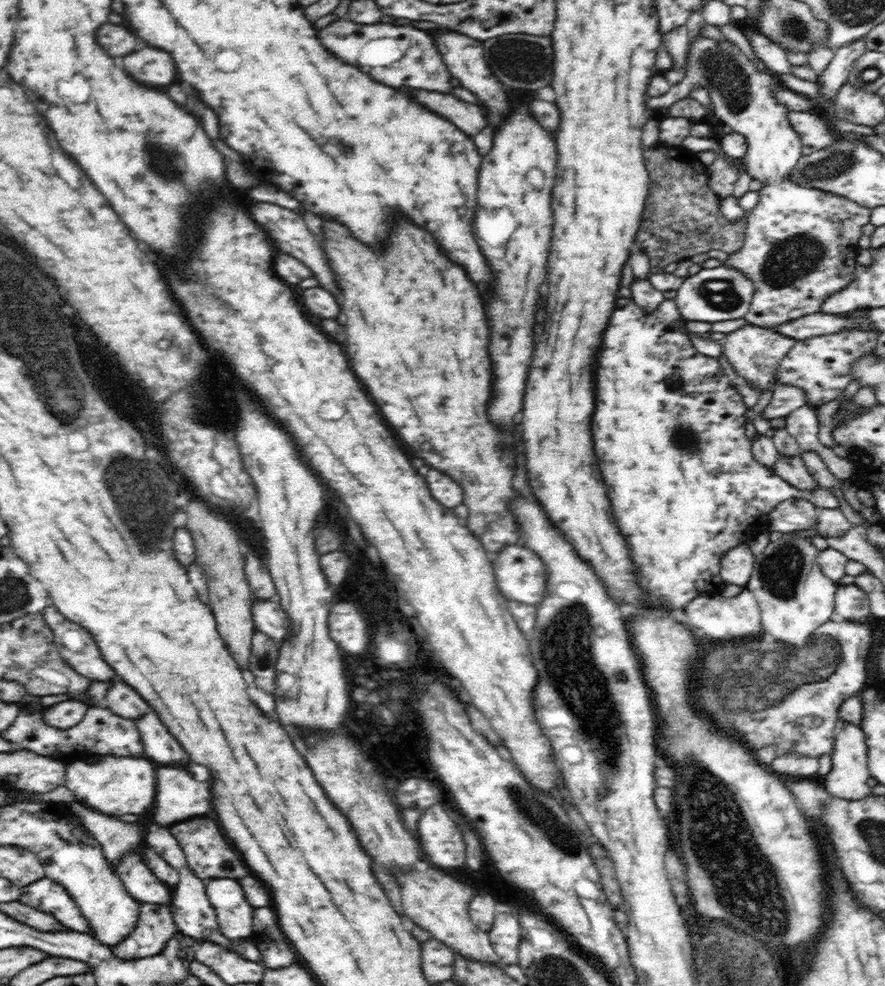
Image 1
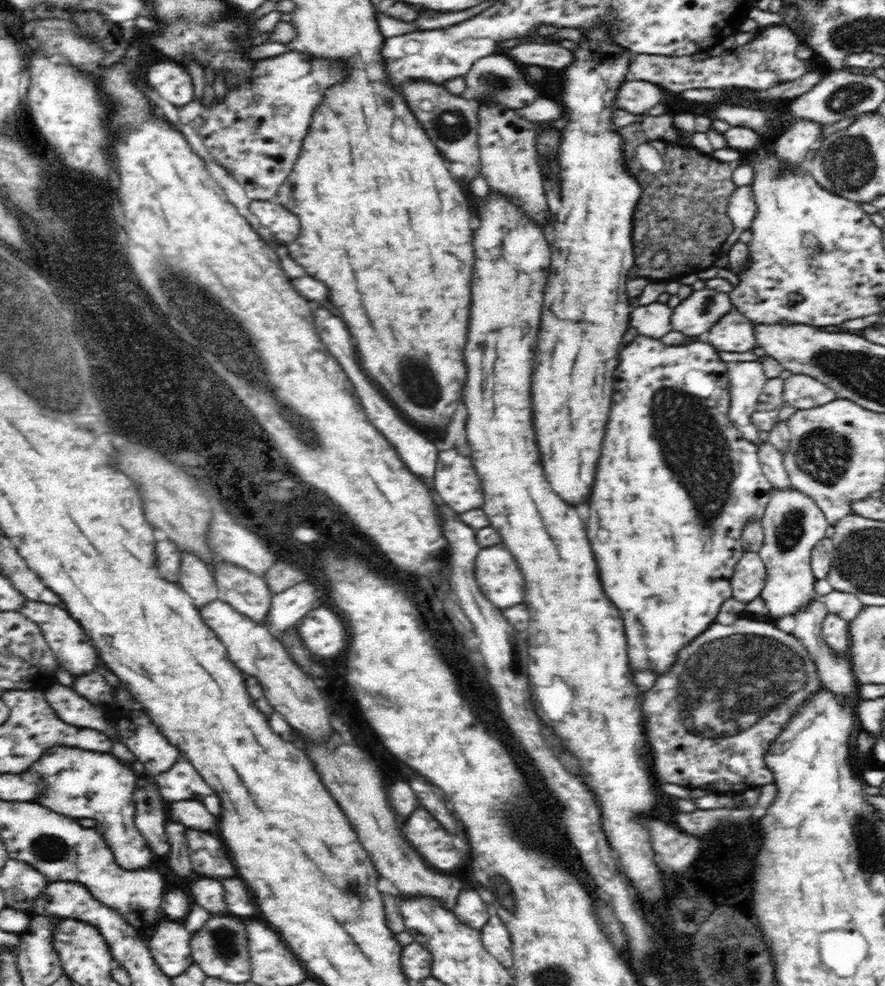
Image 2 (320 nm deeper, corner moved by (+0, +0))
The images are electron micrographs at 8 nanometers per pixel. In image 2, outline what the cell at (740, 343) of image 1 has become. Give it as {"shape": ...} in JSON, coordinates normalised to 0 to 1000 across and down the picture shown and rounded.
{"shape":[[[828,310],[794,344],[814,357],[845,357],[855,351],[853,342],[852,328]]]}

